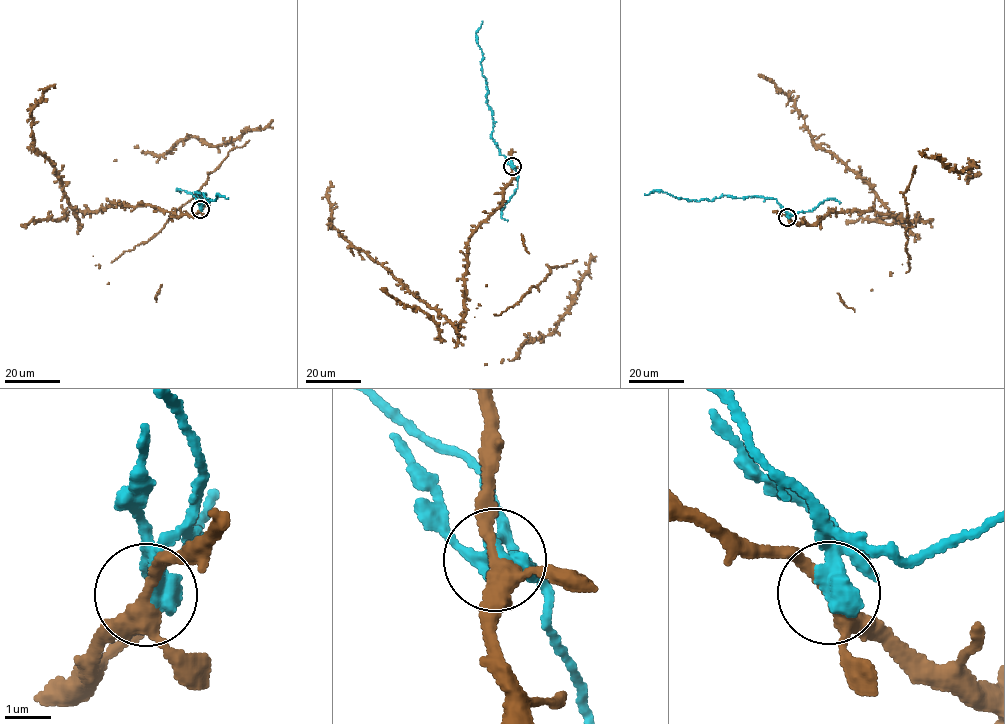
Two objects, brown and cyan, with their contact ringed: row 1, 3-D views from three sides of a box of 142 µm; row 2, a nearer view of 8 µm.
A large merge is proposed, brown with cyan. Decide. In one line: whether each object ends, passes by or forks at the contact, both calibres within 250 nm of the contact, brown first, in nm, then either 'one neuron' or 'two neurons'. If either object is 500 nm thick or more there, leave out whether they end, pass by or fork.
brown forks; cyan passes by; calibres 280 and 400 nm; two neurons

